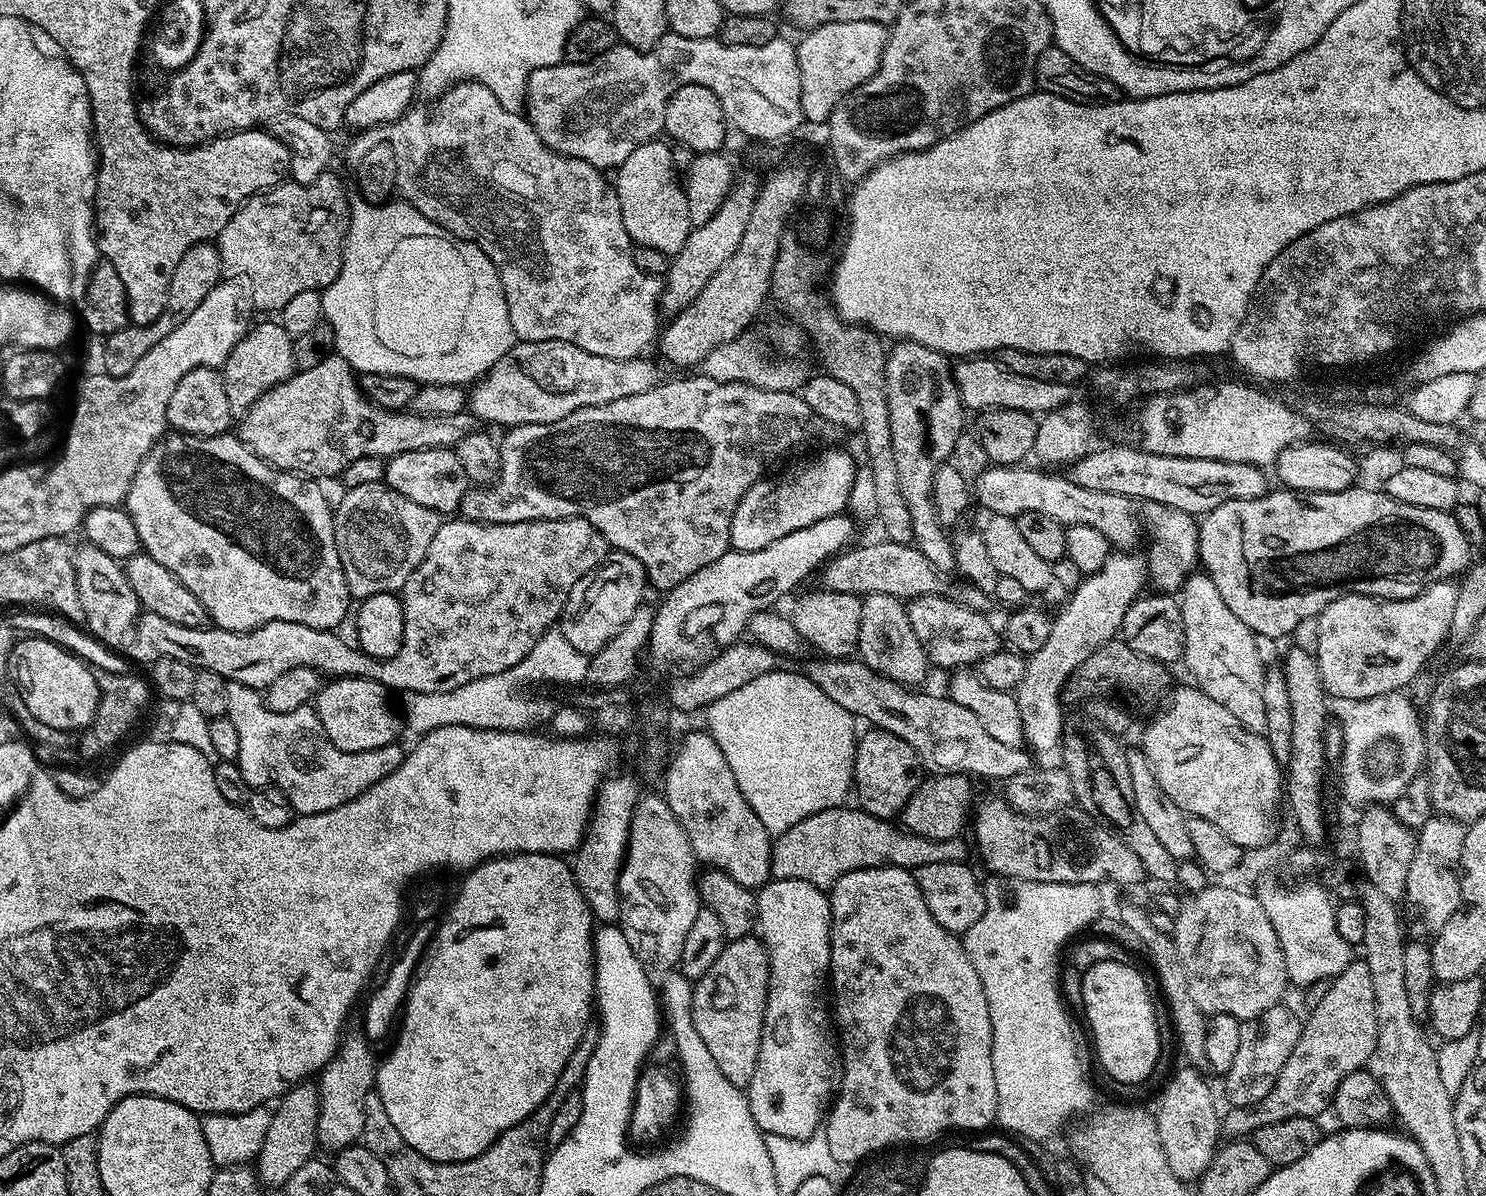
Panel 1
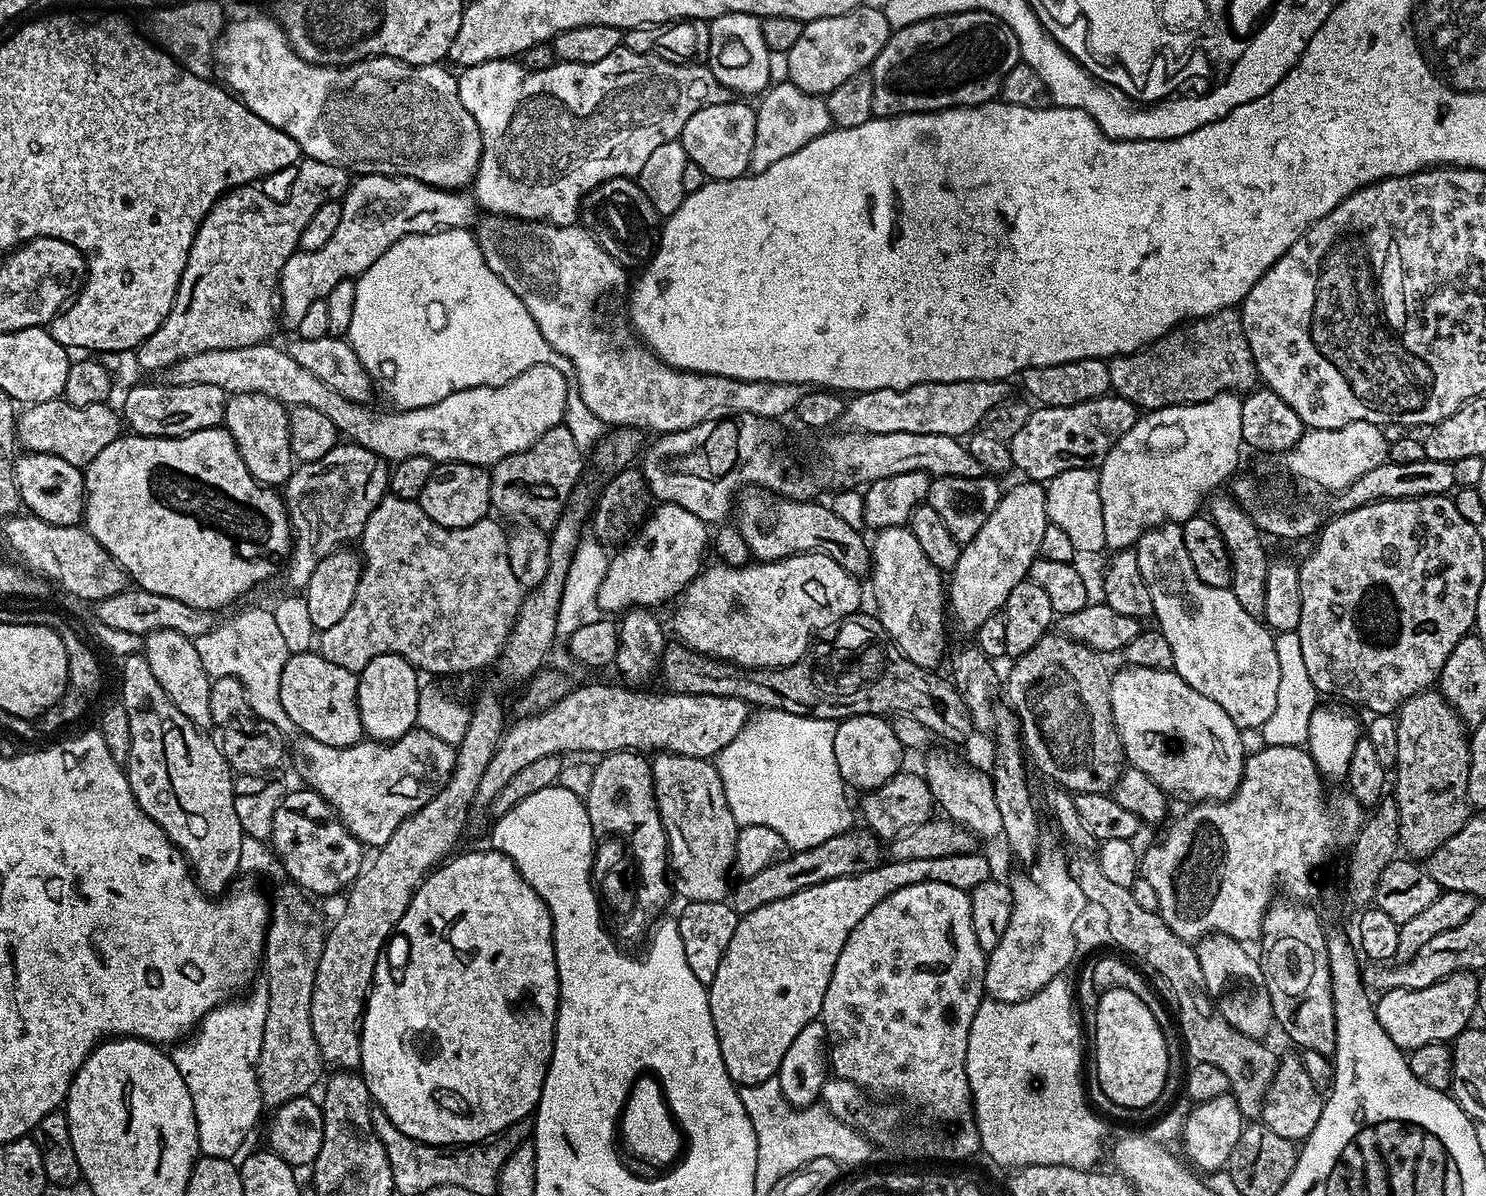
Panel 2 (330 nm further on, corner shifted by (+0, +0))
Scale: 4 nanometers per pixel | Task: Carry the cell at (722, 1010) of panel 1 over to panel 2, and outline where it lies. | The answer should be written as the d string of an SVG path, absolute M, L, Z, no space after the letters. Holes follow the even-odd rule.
M982 852L884 862L879 868L853 876L830 878L830 882L818 882L818 886L806 886L806 890L798 890L798 894L790 894L790 898L778 898L778 902L770 902L770 906L761 906L741 916L734 938L730 938L726 954L722 954L718 974L714 974L714 982L706 986L722 1062L726 1062L726 1070L736 1085L766 1082L779 1072L782 1058L786 1058L786 1050L790 1050L794 1038L802 1034L802 1026L819 1017L822 998L826 998L826 986L830 986L830 974L834 974L834 962L838 962L838 954L842 954L846 938L850 938L854 926L858 926L858 922L862 922L862 918L866 918L882 898L894 890L902 890L902 886L914 886L918 882L946 882L965 890L977 888L993 875L992 864Z

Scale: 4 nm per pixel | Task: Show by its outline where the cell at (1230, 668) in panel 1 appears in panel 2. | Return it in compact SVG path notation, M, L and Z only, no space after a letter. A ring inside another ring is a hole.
M1165 522L1157 528L1149 528L1136 541L1134 551L1138 558L1138 570L1142 570L1142 578L1146 581L1146 590L1150 590L1155 627L1164 635L1166 642L1170 642L1174 671L1187 684L1194 686L1198 694L1206 694L1210 702L1218 702L1218 706L1230 714L1237 728L1260 730L1273 714L1278 699L1279 664L1275 635L1257 617L1242 610L1231 587L1206 586L1206 582L1198 578L1194 562L1190 562L1190 554L1186 554L1181 525Z

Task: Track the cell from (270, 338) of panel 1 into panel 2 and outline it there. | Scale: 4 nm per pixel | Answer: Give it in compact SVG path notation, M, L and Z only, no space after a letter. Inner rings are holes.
M237 392L228 396L223 427L234 438L246 470L258 483L283 486L292 476L294 457L290 450L289 409L274 398L257 392Z

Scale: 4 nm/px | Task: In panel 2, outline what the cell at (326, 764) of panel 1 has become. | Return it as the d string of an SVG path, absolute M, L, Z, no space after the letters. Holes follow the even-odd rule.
M418 726L397 740L377 742L365 738L359 744L351 744L349 748L326 746L326 742L318 742L303 734L297 735L292 741L290 764L292 760L297 774L304 779L301 781L335 810L336 816L350 830L350 834L354 834L354 838L372 850L390 842L390 834L394 834L394 830L398 830L398 826L402 826L410 814L422 810L422 806L434 798L434 794L451 778L456 761L453 745L442 742L442 738L434 738L434 734Z

